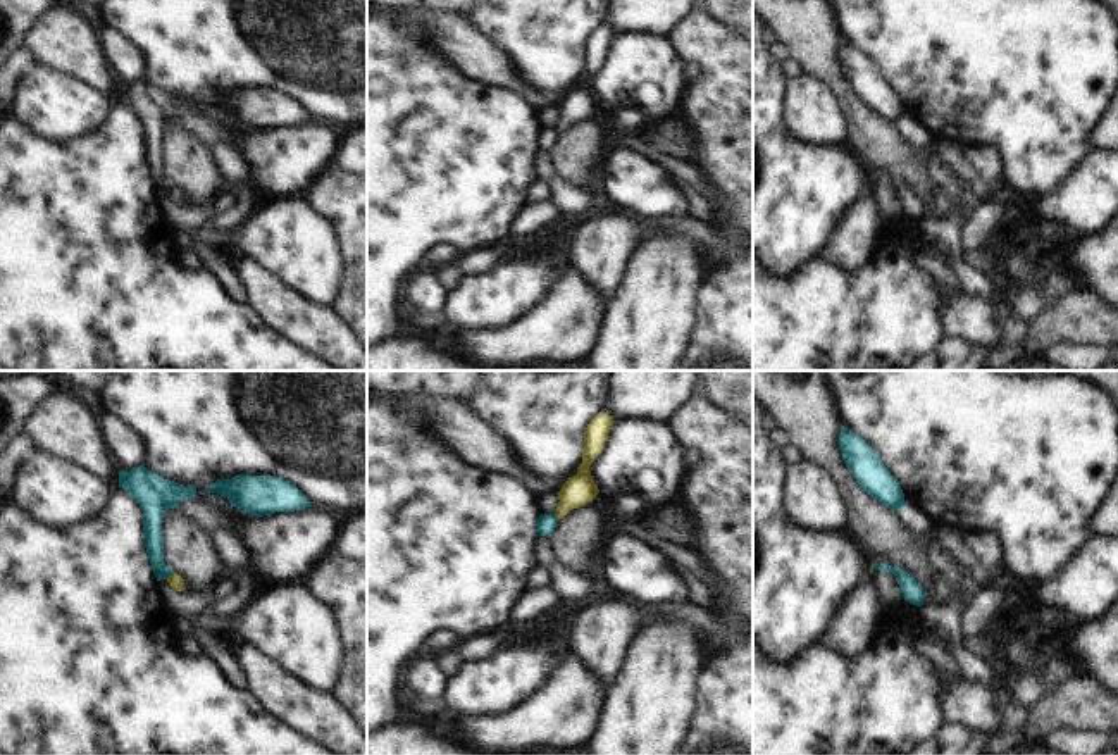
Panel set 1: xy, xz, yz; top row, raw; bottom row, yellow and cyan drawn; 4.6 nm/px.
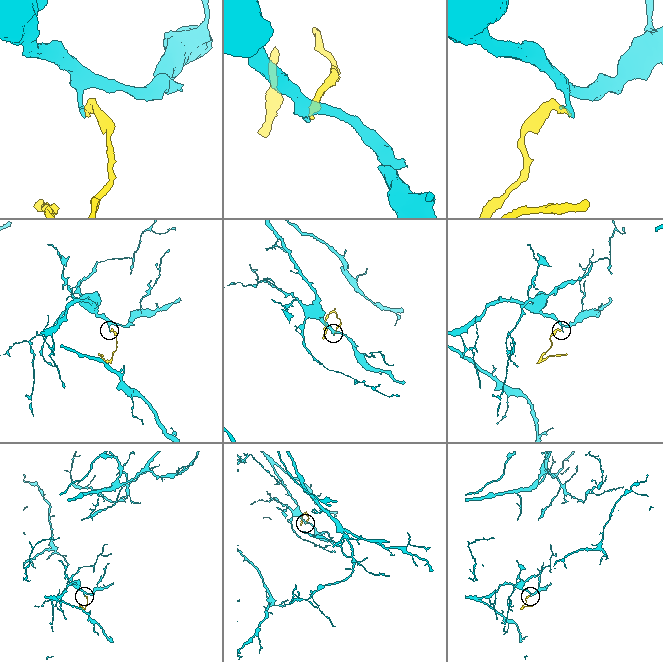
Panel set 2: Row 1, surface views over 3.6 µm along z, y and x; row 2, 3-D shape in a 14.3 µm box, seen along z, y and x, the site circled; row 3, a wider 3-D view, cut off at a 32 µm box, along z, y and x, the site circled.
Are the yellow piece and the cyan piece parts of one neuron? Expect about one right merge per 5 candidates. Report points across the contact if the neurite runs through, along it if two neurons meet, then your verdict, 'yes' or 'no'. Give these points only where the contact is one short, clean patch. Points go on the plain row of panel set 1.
border along xy (173, 185), (166, 192); no

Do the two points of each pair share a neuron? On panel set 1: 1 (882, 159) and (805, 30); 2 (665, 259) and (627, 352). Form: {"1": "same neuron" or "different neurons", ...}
{"1": "same neuron", "2": "same neuron"}

